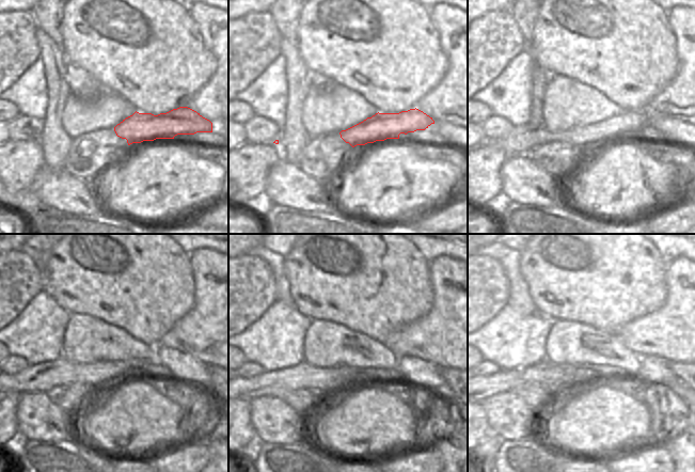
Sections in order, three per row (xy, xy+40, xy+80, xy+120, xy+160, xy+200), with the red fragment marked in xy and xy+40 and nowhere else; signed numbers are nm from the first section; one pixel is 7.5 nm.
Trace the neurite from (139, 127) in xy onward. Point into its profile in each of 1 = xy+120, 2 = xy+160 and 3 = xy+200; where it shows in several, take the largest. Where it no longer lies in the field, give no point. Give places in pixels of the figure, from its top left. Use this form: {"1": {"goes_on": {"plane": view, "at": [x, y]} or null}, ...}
{"1": {"goes_on": {"plane": "xy+120", "at": [41, 378]}}, "2": {"goes_on": {"plane": "xy+160", "at": [278, 382]}}, "3": {"goes_on": {"plane": "xy+200", "at": [545, 373]}}}

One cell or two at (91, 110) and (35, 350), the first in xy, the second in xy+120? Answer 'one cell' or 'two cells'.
two cells

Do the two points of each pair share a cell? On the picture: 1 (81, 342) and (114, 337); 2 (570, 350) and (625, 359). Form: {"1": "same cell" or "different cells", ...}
{"1": "same cell", "2": "same cell"}

